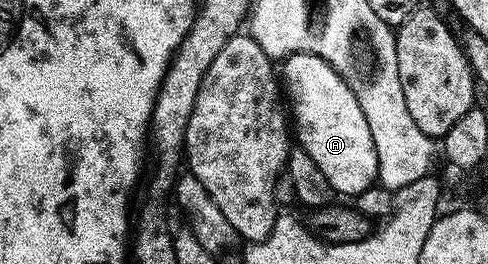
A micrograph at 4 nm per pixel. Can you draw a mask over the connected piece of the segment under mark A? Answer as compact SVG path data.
M296 52L281 62L281 86L289 103L297 145L313 156L336 195L356 196L378 179L377 152L359 95L343 78L320 54Z

